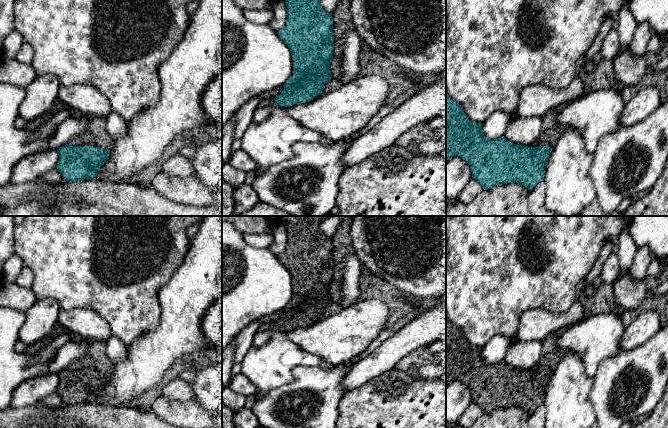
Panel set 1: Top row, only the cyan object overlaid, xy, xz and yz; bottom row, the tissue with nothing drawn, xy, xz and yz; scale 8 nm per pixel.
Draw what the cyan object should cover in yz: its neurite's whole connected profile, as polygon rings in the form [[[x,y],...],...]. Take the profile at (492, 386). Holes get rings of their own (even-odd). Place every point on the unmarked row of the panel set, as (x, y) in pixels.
[[[446,315],[446,386],[454,380],[462,381],[470,389],[472,402],[476,403],[484,414],[507,407],[518,407],[531,414],[544,403],[546,387],[562,355],[562,351],[557,347],[557,341],[563,331],[559,330],[547,336],[541,342],[542,352],[538,362],[532,368],[522,370],[508,365],[504,360],[494,364],[488,363],[483,357],[482,347],[471,346],[461,329],[454,326]]]

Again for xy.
[[[83,339],[89,345],[84,357],[57,373],[59,384],[56,393],[64,404],[76,406],[95,401],[109,383],[112,363],[106,354],[106,342]]]

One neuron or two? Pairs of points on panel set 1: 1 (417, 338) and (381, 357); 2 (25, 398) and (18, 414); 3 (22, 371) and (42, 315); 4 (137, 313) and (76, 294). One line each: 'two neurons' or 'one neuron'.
1: one neuron
2: two neurons
3: two neurons
4: one neuron

